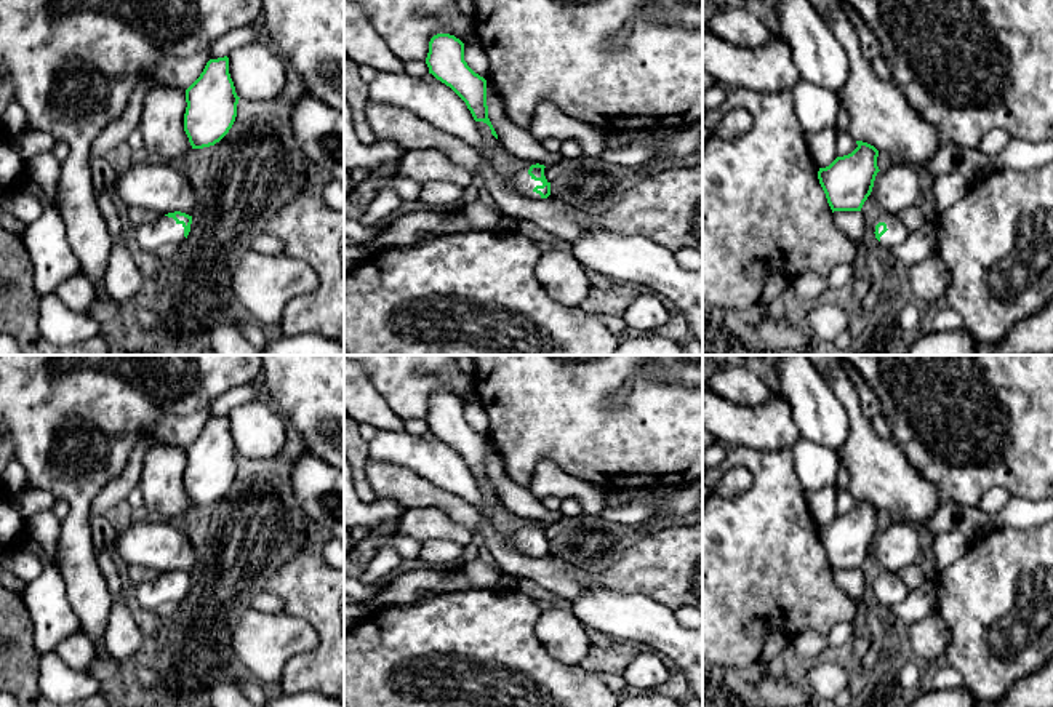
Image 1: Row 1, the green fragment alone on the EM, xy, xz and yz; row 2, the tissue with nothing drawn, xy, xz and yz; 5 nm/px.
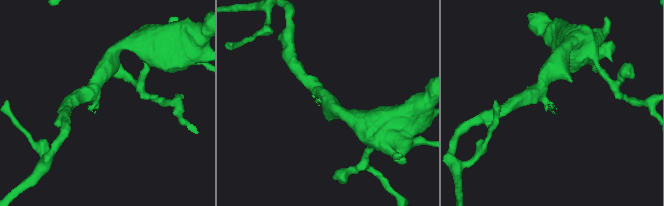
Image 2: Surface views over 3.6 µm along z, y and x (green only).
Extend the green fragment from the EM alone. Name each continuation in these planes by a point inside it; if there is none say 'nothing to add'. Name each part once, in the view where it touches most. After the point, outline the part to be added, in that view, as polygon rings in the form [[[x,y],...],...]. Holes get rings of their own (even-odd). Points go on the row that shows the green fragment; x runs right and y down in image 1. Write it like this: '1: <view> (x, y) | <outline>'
1: xz (522, 183) | [[[522,171],[517,176],[507,178],[507,186],[514,190],[517,190],[520,195],[526,197],[526,198],[535,198],[535,200],[541,200],[541,195],[536,194],[533,189],[536,186],[543,186],[541,181],[535,181],[528,171]]]

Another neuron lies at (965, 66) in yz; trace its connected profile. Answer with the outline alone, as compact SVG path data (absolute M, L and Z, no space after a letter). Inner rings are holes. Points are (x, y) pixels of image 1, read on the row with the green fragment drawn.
M847 0L863 18L882 46L893 82L919 117L938 130L939 147L976 147L991 130L1003 130L1013 139L1053 141L1053 0Z

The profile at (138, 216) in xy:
M131 208L130 210L130 219L131 219L133 227L155 222L160 218L162 218L162 214L158 214L152 210L147 210L147 208Z

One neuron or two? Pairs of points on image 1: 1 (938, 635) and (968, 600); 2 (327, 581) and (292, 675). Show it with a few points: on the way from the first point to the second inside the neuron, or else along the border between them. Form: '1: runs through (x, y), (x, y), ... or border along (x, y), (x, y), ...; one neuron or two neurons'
1: border along (935, 610), (949, 634), (944, 658); two neurons
2: runs through (327, 607), (327, 647), (317, 656); one neuron

